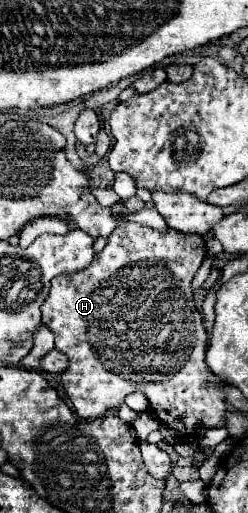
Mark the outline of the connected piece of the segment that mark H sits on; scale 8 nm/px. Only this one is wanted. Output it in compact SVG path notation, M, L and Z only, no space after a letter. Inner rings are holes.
M123 223L119 225L111 237L109 243L105 245L103 251L99 251L91 265L87 265L87 269L79 271L79 273L69 273L69 275L59 275L51 281L51 291L47 301L43 303L43 325L49 327L55 335L55 349L59 349L61 353L65 353L69 357L69 367L67 371L61 375L63 387L67 397L73 401L75 411L81 419L95 419L101 417L105 411L109 409L117 409L123 399L133 393L133 391L141 391L147 399L149 405L153 409L153 413L161 419L163 425L167 425L169 429L173 429L175 433L179 433L181 437L197 437L201 431L211 429L211 427L223 427L225 425L225 401L227 401L227 393L223 391L227 387L227 383L219 377L215 377L211 373L211 369L205 363L205 351L207 351L207 331L203 327L203 319L195 307L193 301L193 289L191 289L191 281L197 273L197 269L201 267L201 261L205 257L205 241L201 235L183 235L183 233L175 233L173 229L167 231L155 231L147 225L141 223Z

